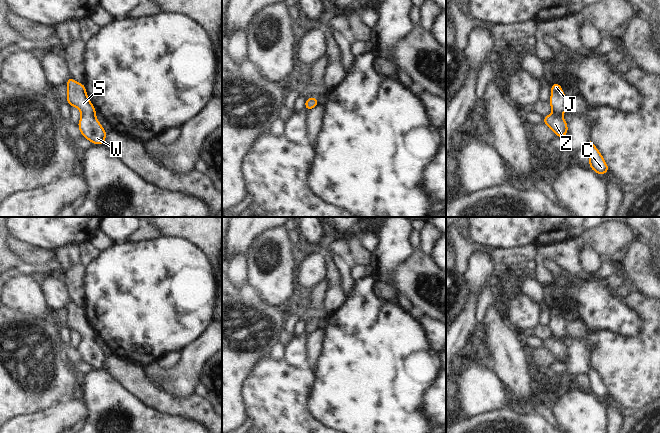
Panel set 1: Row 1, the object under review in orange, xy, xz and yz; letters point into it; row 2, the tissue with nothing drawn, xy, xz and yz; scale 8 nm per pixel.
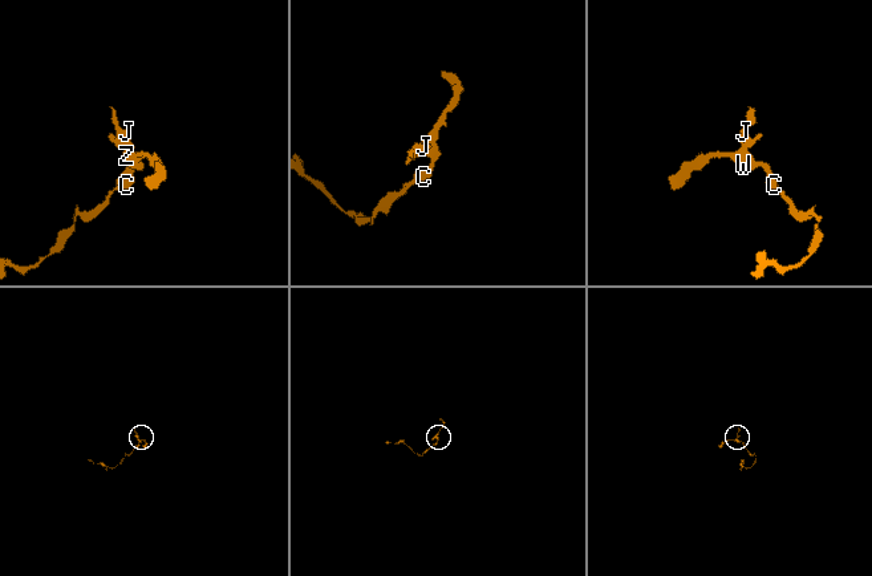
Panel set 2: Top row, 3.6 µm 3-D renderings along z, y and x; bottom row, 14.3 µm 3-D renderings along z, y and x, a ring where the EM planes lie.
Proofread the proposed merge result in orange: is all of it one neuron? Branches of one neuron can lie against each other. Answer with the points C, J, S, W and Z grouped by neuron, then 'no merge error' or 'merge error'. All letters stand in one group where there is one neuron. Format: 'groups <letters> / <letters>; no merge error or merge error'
groups C J S W Z; no merge error

